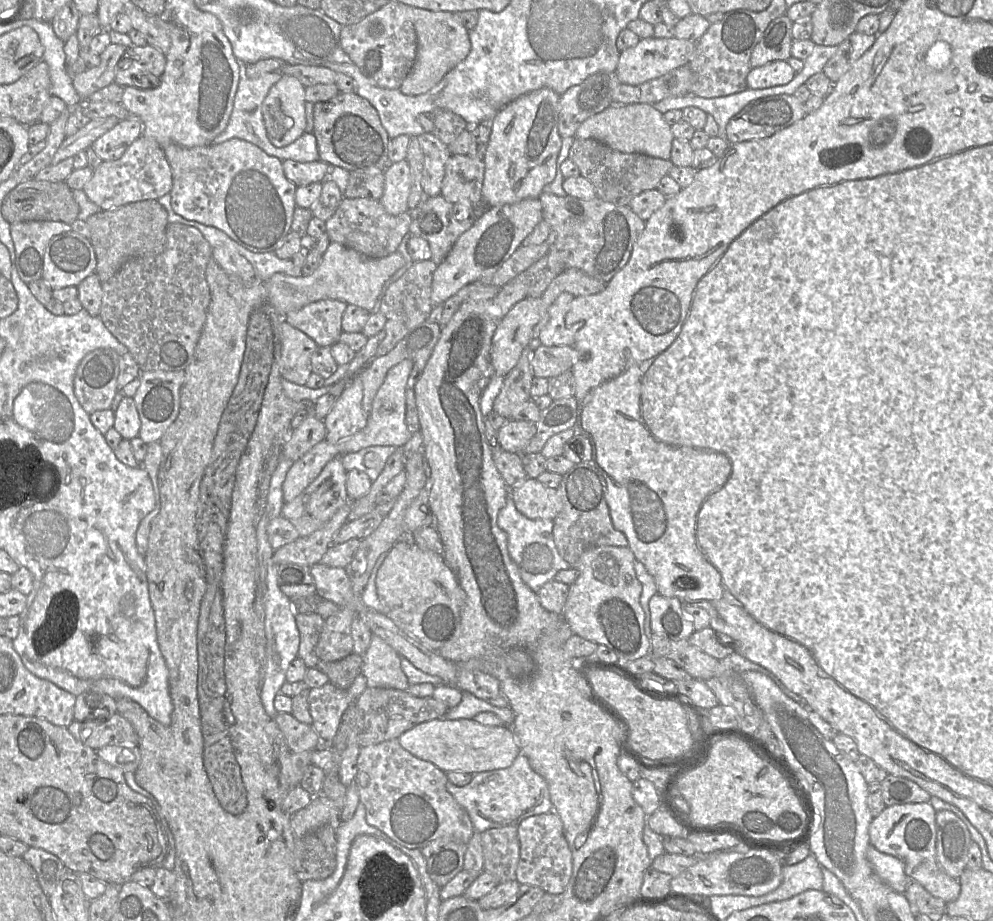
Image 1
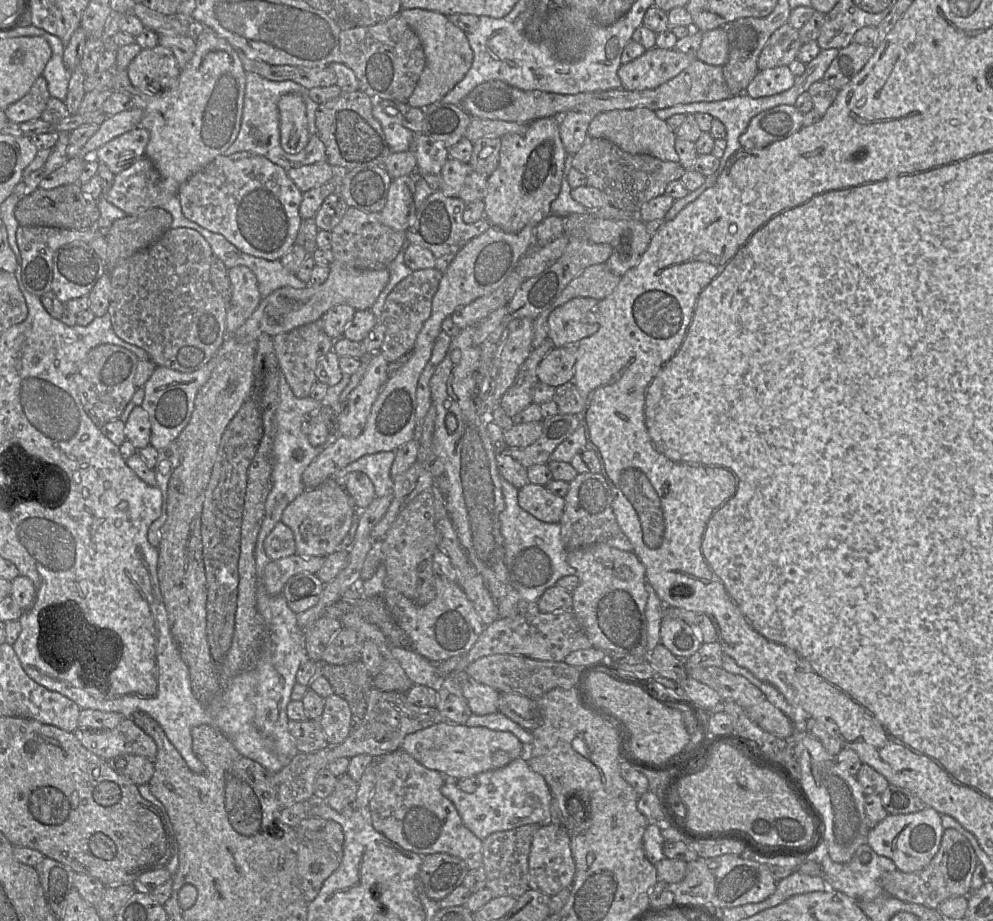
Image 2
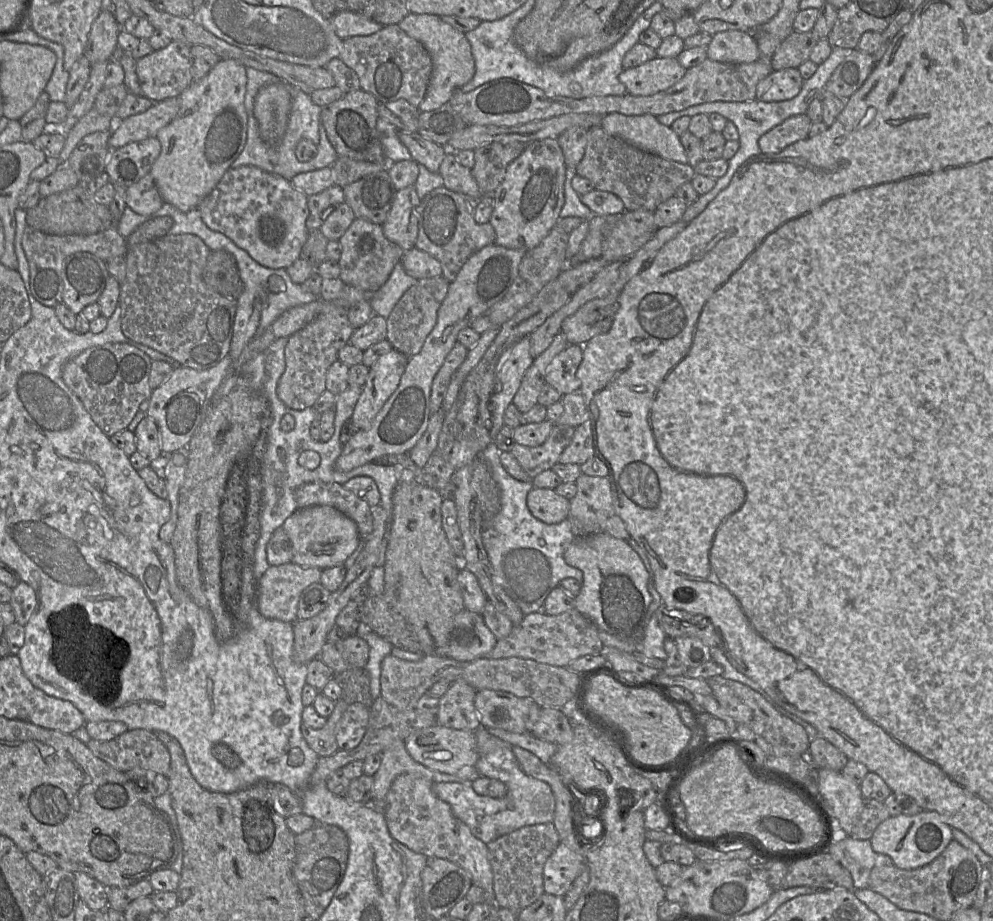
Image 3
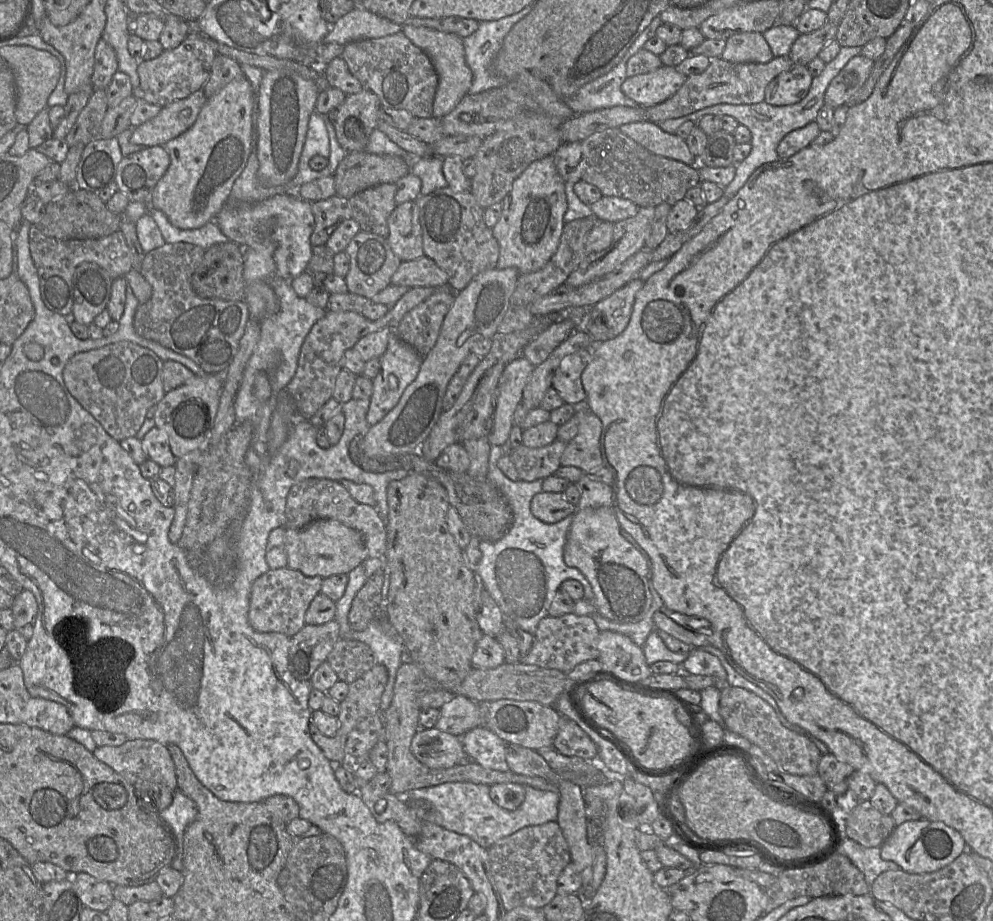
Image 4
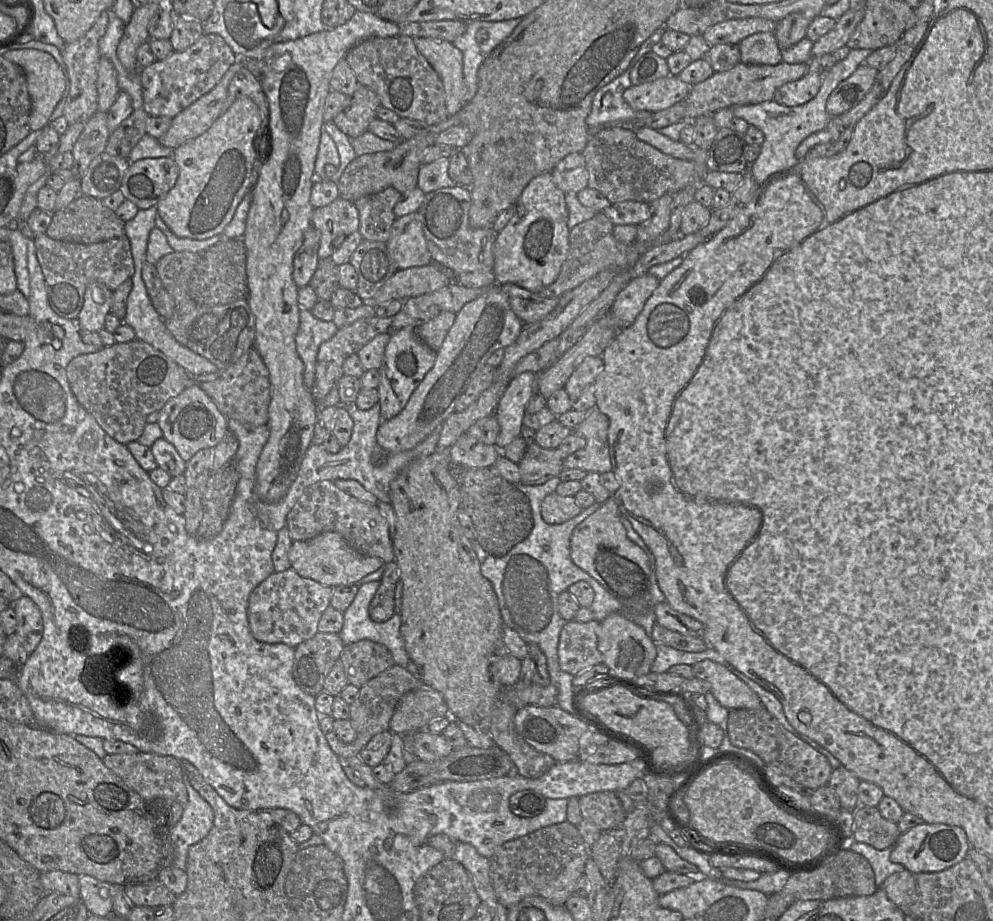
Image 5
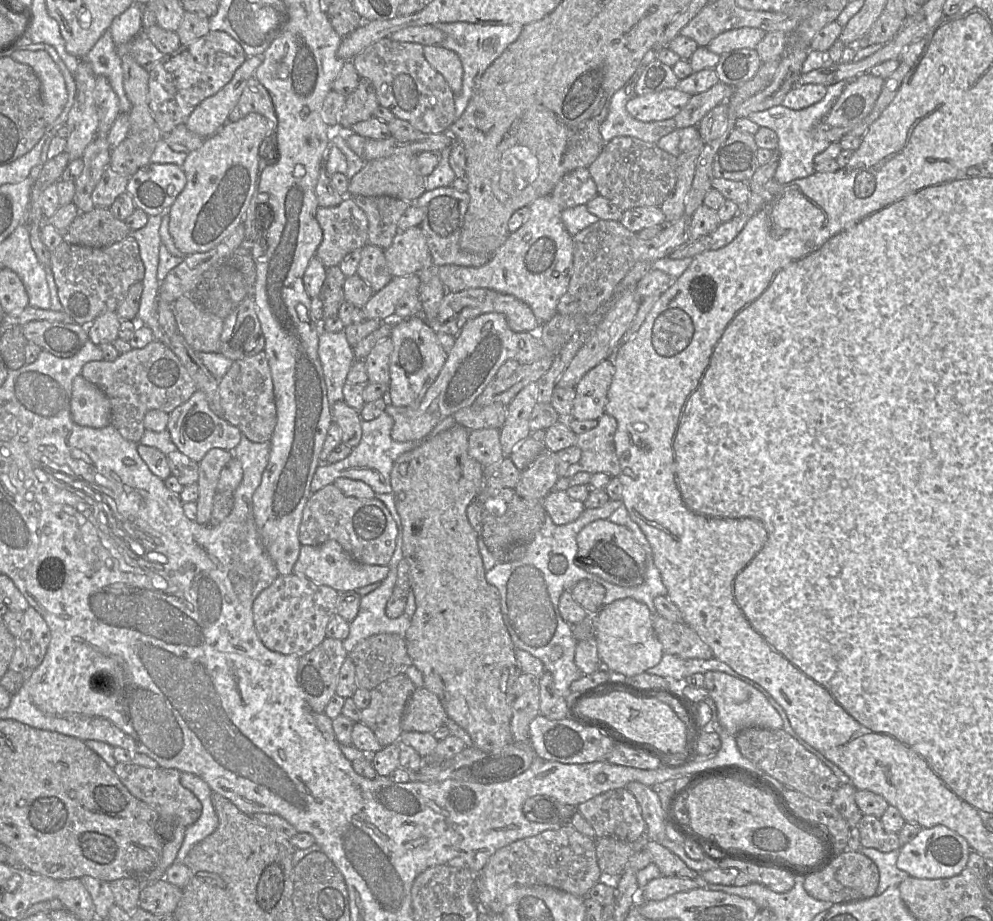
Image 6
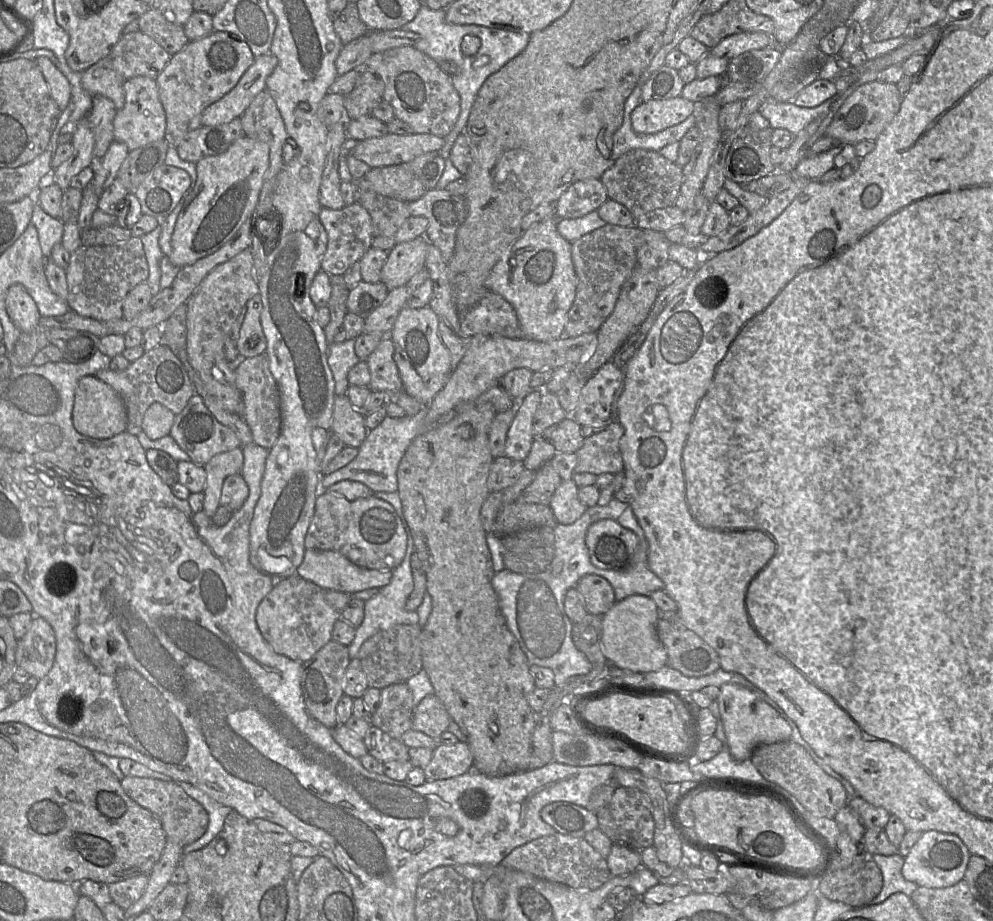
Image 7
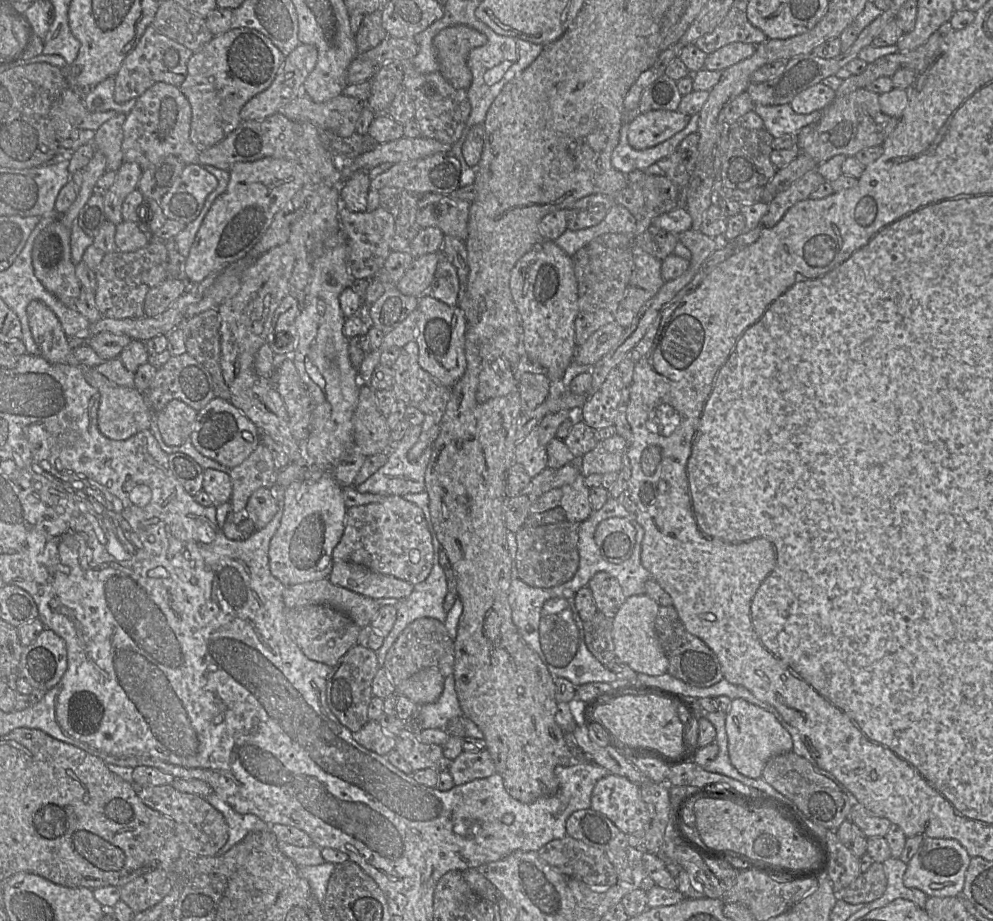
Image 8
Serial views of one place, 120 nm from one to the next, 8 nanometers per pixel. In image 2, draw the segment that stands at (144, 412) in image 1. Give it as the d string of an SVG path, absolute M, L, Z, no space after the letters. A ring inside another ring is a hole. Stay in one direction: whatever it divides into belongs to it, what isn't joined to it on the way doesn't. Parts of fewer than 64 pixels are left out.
M215 356L199 370L181 372L165 366L157 366L144 385L144 399L141 407L147 412L151 423L150 445L161 450L175 442L190 421L195 398L200 388L208 381L217 365Z

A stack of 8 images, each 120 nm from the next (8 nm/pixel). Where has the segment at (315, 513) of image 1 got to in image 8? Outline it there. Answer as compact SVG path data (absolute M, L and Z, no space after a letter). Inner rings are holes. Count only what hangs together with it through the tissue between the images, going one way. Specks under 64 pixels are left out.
M336 561L327 578L332 584L372 599L404 599L414 585L350 562Z

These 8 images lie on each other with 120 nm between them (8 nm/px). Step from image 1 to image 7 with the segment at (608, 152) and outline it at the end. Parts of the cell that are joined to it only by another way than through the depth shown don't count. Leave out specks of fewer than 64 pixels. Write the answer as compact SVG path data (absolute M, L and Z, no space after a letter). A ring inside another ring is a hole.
M633 149L616 159L613 165L603 172L600 181L607 200L623 205L634 217L674 205L680 190L681 168L664 159L656 151Z

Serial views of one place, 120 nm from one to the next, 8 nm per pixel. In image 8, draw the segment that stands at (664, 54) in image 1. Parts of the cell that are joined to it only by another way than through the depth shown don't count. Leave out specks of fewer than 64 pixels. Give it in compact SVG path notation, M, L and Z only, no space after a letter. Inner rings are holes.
M657 110L639 113L627 126L627 140L636 150L654 147L682 131L690 116L678 111Z

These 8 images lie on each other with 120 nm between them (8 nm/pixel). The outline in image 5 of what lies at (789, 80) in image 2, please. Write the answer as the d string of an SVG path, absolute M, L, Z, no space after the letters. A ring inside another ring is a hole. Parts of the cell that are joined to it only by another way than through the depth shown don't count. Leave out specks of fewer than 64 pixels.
M812 58L807 65L808 72L799 80L789 82L778 88L773 101L788 107L794 107L809 102L817 95L822 78L818 58Z

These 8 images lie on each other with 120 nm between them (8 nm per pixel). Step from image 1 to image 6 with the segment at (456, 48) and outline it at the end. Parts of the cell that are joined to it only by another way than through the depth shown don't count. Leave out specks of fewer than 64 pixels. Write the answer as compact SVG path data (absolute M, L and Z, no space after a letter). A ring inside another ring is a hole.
M441 45L424 46L423 52L430 65L443 75L454 94L459 95L464 74L459 56Z

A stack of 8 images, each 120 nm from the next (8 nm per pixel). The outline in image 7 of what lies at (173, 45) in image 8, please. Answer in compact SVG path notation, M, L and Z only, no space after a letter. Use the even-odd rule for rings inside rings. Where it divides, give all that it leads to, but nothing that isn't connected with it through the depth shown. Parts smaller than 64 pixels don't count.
M141 30L123 34L109 56L114 69L125 81L137 76L157 79L172 57Z

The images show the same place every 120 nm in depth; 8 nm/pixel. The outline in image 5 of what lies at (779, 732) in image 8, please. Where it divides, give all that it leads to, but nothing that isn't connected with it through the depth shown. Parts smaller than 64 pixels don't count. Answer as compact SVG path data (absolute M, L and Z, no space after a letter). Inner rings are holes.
M702 660L692 665L692 670L694 677L710 683L710 692L728 710L763 707L758 695L723 665L711 660Z

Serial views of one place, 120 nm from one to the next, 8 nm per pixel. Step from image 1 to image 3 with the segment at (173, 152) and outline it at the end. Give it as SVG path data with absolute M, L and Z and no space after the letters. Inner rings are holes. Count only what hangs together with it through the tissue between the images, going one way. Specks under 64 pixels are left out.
M242 165L229 168L196 209L208 228L230 238L259 264L271 269L286 270L301 257L301 249L307 240L306 219L309 215L307 198L292 185L291 181L253 165Z

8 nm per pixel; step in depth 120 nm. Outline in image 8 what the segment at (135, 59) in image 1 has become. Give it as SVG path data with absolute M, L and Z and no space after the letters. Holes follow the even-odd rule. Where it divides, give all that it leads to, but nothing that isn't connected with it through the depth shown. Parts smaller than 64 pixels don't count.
M250 28L230 29L214 36L199 50L193 52L187 64L186 78L179 88L191 105L190 136L199 151L216 145L238 127L243 121L240 116L243 106L272 84L285 58L286 56L267 36Z

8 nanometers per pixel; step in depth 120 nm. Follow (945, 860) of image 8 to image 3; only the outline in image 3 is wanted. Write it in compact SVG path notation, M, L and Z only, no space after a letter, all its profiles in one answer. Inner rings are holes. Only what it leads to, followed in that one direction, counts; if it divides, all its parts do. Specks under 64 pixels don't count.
M925 811L916 815L890 816L874 831L870 843L876 853L892 858L894 866L912 870L920 868L937 858L953 840L952 828L935 811Z

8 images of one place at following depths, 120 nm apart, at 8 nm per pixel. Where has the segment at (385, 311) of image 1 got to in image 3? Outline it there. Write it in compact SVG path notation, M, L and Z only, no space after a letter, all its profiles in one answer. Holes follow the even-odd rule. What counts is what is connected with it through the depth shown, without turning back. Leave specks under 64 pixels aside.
M444 276L417 280L394 306L386 317L387 340L393 349L406 357L418 354L423 344L436 325L438 309L448 293L449 282Z

